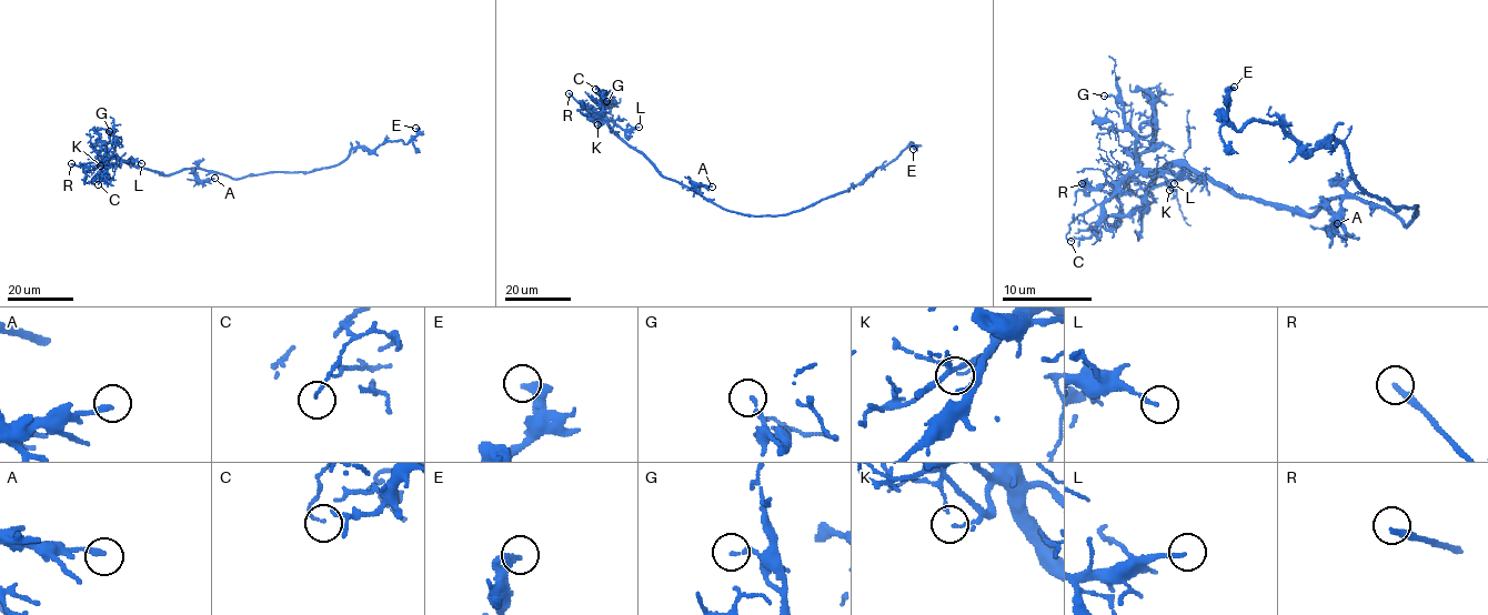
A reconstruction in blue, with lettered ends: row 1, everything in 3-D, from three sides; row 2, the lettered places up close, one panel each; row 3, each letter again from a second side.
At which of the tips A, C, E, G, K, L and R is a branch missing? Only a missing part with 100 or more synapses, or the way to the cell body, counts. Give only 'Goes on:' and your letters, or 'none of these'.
Goes on: R

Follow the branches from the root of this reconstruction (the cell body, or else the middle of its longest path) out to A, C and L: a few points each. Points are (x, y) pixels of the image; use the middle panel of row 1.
A: (734, 212), (707, 201), (693, 188), (696, 184), (712, 187)
C: (734, 212), (665, 179), (607, 123), (601, 112), (603, 98), (595, 89)
L: (734, 212), (665, 179), (630, 147), (607, 121), (623, 129), (639, 127)

